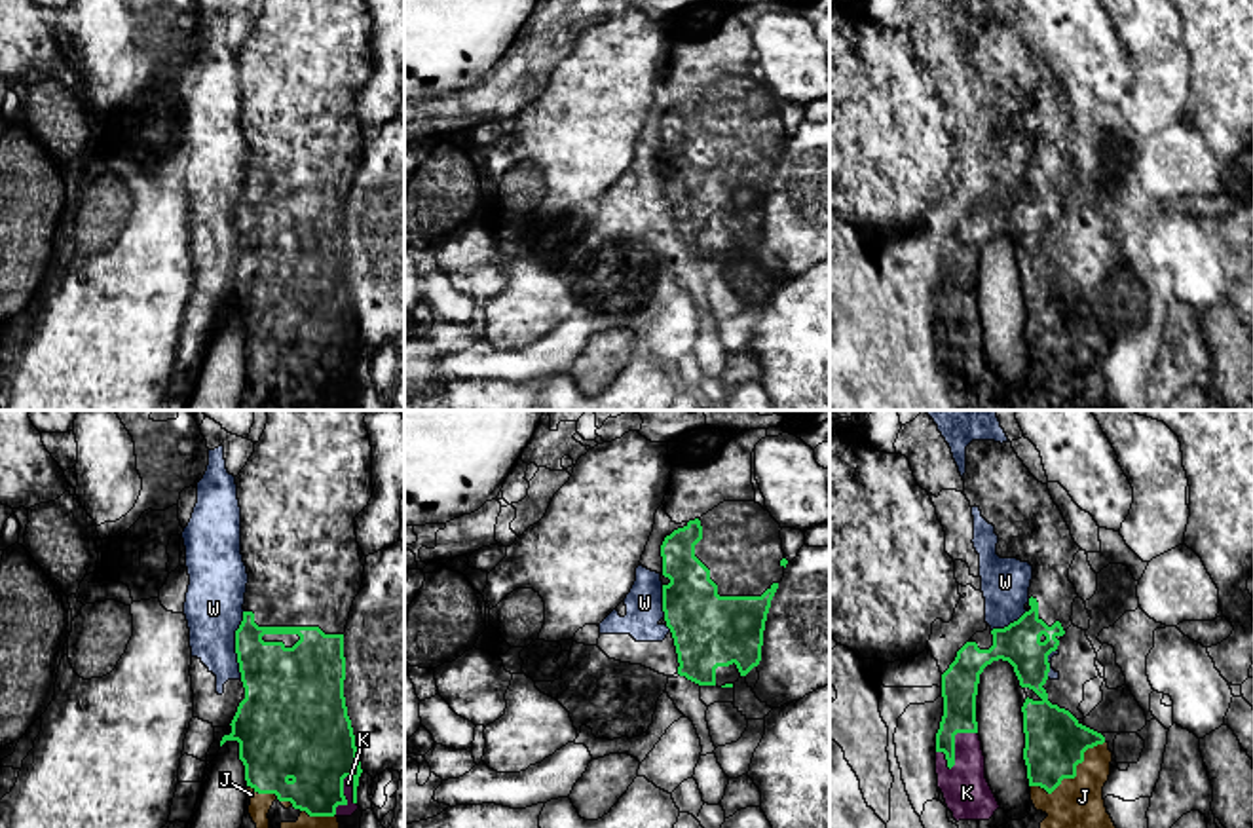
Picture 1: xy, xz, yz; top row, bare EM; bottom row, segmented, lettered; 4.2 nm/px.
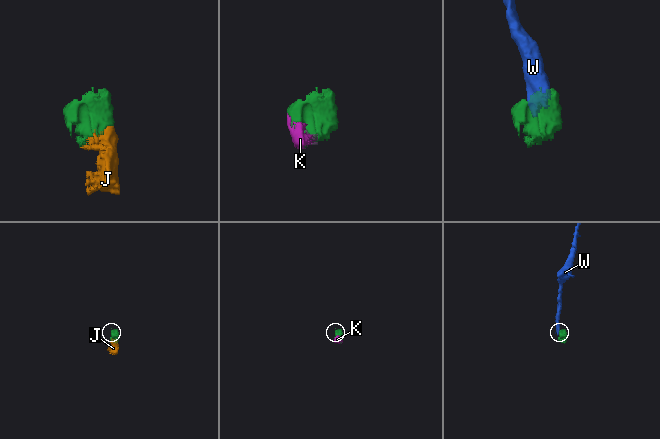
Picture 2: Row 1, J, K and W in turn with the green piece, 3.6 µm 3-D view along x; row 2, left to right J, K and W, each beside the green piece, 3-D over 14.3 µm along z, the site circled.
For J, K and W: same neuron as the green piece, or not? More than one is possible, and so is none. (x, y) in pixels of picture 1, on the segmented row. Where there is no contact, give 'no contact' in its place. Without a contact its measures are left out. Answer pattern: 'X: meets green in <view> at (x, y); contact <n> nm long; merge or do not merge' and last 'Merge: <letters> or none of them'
J: meets green in yz at (1073, 777); contact 360 nm long; merge
K: meets green in xy at (342, 794); contact 180 nm long; merge
W: meets green in xy at (236, 644); contact 300 nm long; do not merge
Merge: J, K

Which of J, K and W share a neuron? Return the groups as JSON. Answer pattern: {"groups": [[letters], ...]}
{"groups": [["J", "K"], ["W"]]}

